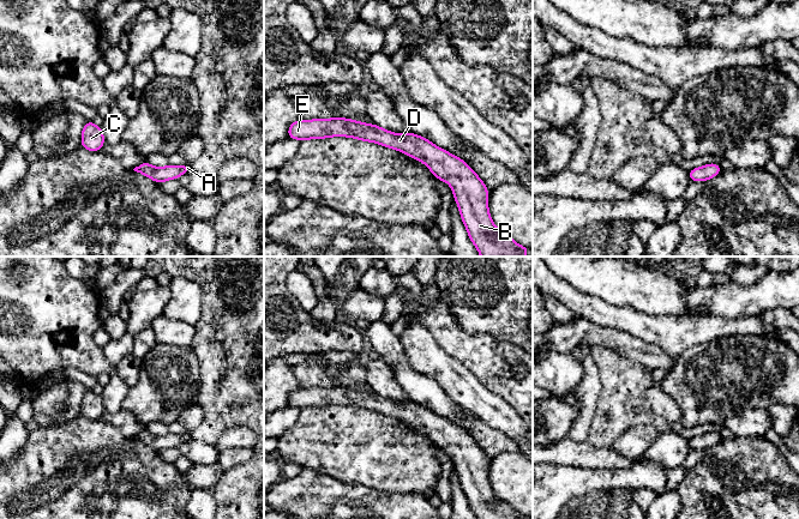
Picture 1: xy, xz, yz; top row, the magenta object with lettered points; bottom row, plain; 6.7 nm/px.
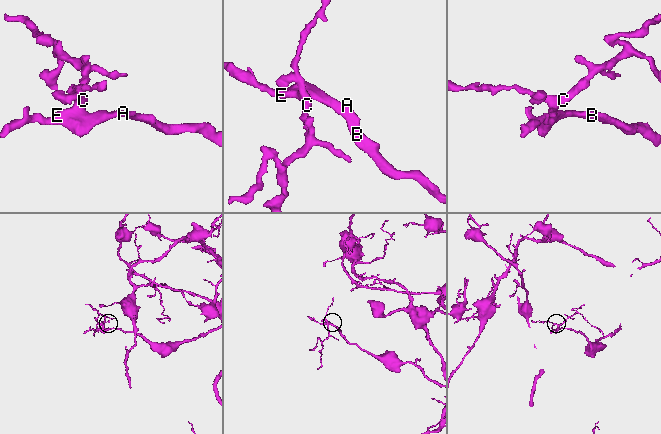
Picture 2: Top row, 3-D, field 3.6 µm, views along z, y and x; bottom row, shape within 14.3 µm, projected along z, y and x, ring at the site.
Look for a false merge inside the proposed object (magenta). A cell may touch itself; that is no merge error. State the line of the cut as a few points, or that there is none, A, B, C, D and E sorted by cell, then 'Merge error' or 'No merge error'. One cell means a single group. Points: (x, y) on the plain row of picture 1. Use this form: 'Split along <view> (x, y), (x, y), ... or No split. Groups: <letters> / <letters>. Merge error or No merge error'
No split. Groups: A B C D E. No merge error

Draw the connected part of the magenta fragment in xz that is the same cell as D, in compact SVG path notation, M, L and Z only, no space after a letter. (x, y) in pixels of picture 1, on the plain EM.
M343 386L298 388L288 397L288 406L300 410L328 405L352 405L373 410L423 430L438 448L446 449L452 457L461 487L477 519L529 519L529 517L517 513L511 505L494 494L488 482L486 453L457 424L411 400L396 403L377 393Z

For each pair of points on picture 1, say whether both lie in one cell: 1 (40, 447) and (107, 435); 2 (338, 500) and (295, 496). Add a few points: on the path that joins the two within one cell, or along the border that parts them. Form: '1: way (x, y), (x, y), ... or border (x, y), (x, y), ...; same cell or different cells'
1: way (56, 447), (90, 446); same cell
2: way (328, 500), (314, 500), (306, 496); same cell

